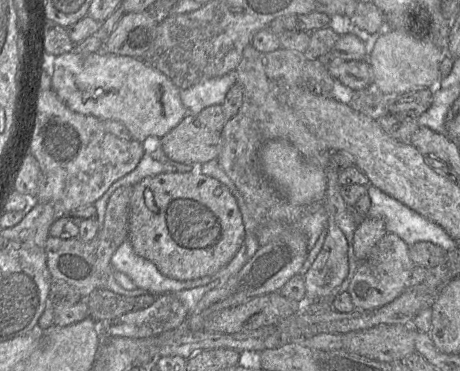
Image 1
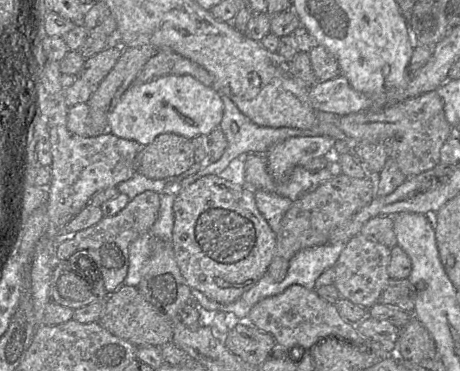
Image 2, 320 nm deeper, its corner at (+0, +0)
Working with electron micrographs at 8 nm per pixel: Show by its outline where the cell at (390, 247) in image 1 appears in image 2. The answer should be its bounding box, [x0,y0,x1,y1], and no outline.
[333,235,390,308]

